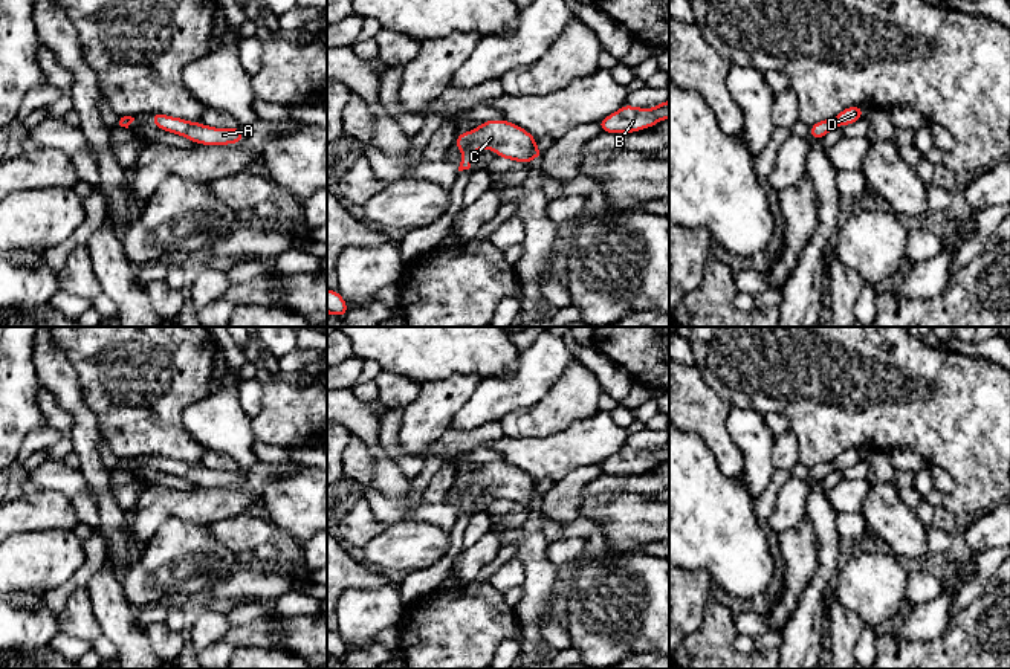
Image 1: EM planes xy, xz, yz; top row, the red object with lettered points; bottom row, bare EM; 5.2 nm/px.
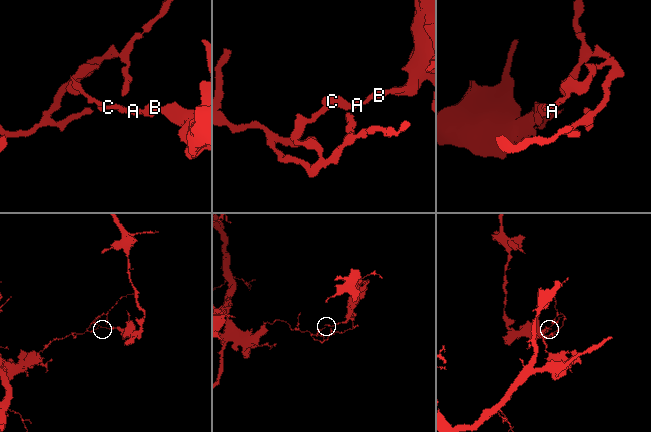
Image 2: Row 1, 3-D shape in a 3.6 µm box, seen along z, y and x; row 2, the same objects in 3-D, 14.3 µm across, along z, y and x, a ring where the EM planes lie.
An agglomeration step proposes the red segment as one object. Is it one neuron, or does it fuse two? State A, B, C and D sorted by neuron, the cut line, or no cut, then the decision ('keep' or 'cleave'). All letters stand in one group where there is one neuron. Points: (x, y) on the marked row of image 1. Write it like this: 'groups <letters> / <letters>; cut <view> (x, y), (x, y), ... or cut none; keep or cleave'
groups A B C / D; cut xz (472, 150), (463, 153); cleave

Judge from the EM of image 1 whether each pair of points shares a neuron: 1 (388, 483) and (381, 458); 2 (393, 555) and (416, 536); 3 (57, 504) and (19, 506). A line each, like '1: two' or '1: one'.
1: one
2: one
3: one

